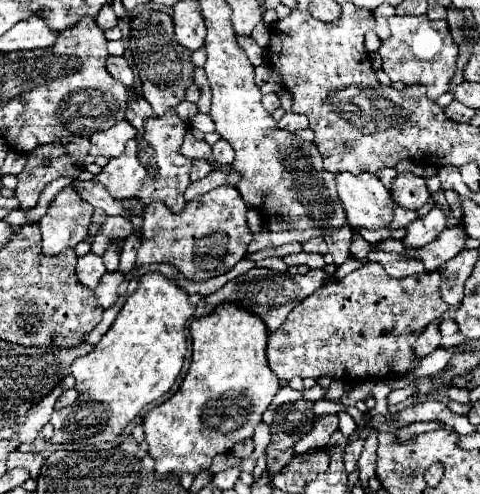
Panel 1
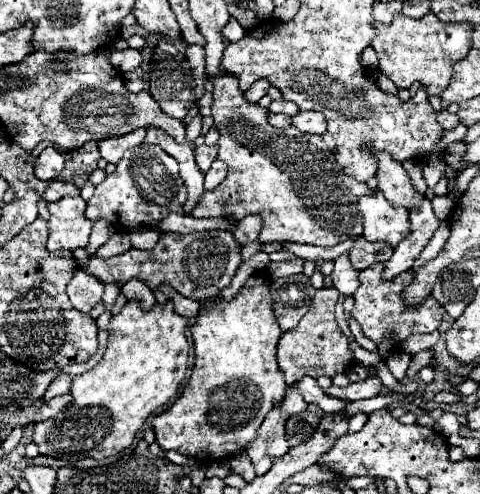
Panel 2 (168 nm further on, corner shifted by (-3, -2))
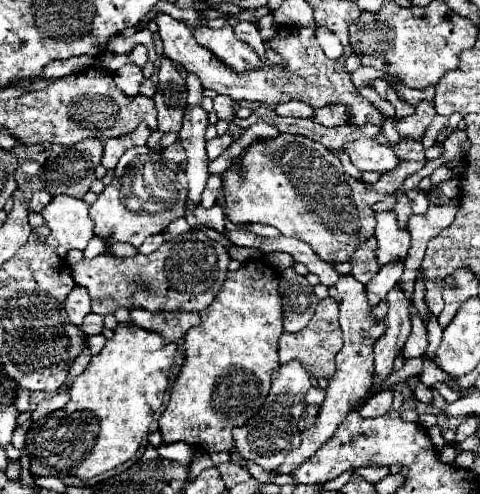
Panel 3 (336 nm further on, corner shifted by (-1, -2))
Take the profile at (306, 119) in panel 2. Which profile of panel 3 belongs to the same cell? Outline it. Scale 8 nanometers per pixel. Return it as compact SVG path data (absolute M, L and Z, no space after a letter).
M324 105L320 109L316 109L314 119L324 125L324 127L338 127L338 125L346 125L350 121L350 109L348 105Z

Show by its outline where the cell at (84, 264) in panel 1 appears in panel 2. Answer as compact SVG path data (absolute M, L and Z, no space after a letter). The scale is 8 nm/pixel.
M82 267L68 283L68 297L78 311L88 313L96 303L100 303L102 295L104 295L104 285L100 285L100 281L92 277L92 273L84 273Z

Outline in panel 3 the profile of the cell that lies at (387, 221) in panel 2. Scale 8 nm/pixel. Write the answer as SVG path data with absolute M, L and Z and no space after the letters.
M384 211L376 213L376 239L378 239L378 249L376 249L376 261L378 265L388 265L388 263L398 263L406 259L408 247L410 247L410 235L408 231L398 227L394 211Z

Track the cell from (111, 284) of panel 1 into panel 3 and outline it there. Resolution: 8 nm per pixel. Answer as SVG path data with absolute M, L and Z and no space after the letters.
M88 313L86 317L84 317L84 323L82 323L82 327L80 327L86 335L98 335L98 333L102 333L102 329L104 329L104 321L102 321L102 317L98 317L98 315L94 315L94 313Z

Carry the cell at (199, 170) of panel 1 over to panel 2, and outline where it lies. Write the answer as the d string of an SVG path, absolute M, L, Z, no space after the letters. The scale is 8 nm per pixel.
M200 145L200 147L194 147L194 155L196 155L196 163L198 167L202 169L202 173L206 173L212 165L212 161L218 157L218 145Z

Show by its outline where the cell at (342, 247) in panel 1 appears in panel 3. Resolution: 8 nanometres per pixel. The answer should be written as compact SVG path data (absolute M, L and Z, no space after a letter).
M344 275L338 285L336 285L342 303L340 303L340 327L344 333L344 347L342 351L336 355L336 371L334 375L328 379L328 387L326 387L326 399L320 405L320 413L318 419L312 427L304 429L300 433L302 443L300 447L296 447L284 461L284 465L280 465L276 471L278 473L290 473L292 469L296 469L298 465L302 465L302 461L310 459L318 447L322 443L326 443L338 429L338 425L346 419L346 415L352 411L352 403L358 403L370 389L372 385L372 375L374 375L374 355L372 355L372 347L374 341L378 337L382 337L382 331L386 331L384 321L378 321L370 309L368 309L368 301L364 295L364 285L358 283L352 275Z

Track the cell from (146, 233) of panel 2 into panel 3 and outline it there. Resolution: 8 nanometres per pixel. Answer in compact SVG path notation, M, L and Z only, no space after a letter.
M152 235L152 237L148 237L148 239L142 243L142 247L140 247L138 251L144 253L144 255L148 255L148 253L156 251L162 243L164 243L164 237L162 237L162 235Z

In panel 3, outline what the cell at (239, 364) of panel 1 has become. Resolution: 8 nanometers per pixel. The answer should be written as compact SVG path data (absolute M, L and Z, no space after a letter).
M248 261L238 271L228 273L218 297L200 311L200 325L184 337L184 363L172 387L166 411L160 415L164 443L184 441L208 453L230 451L234 447L232 431L244 425L262 405L270 391L270 381L278 363L278 339L282 327L282 301L278 293L278 271L264 261Z

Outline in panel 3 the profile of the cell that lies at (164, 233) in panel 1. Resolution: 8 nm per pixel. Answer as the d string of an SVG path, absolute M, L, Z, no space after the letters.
M200 233L178 235L160 245L154 253L138 253L132 259L118 259L98 255L70 265L76 285L84 285L92 299L92 313L110 315L116 309L146 309L146 311L188 311L200 313L218 295L226 273L230 255L226 247Z

